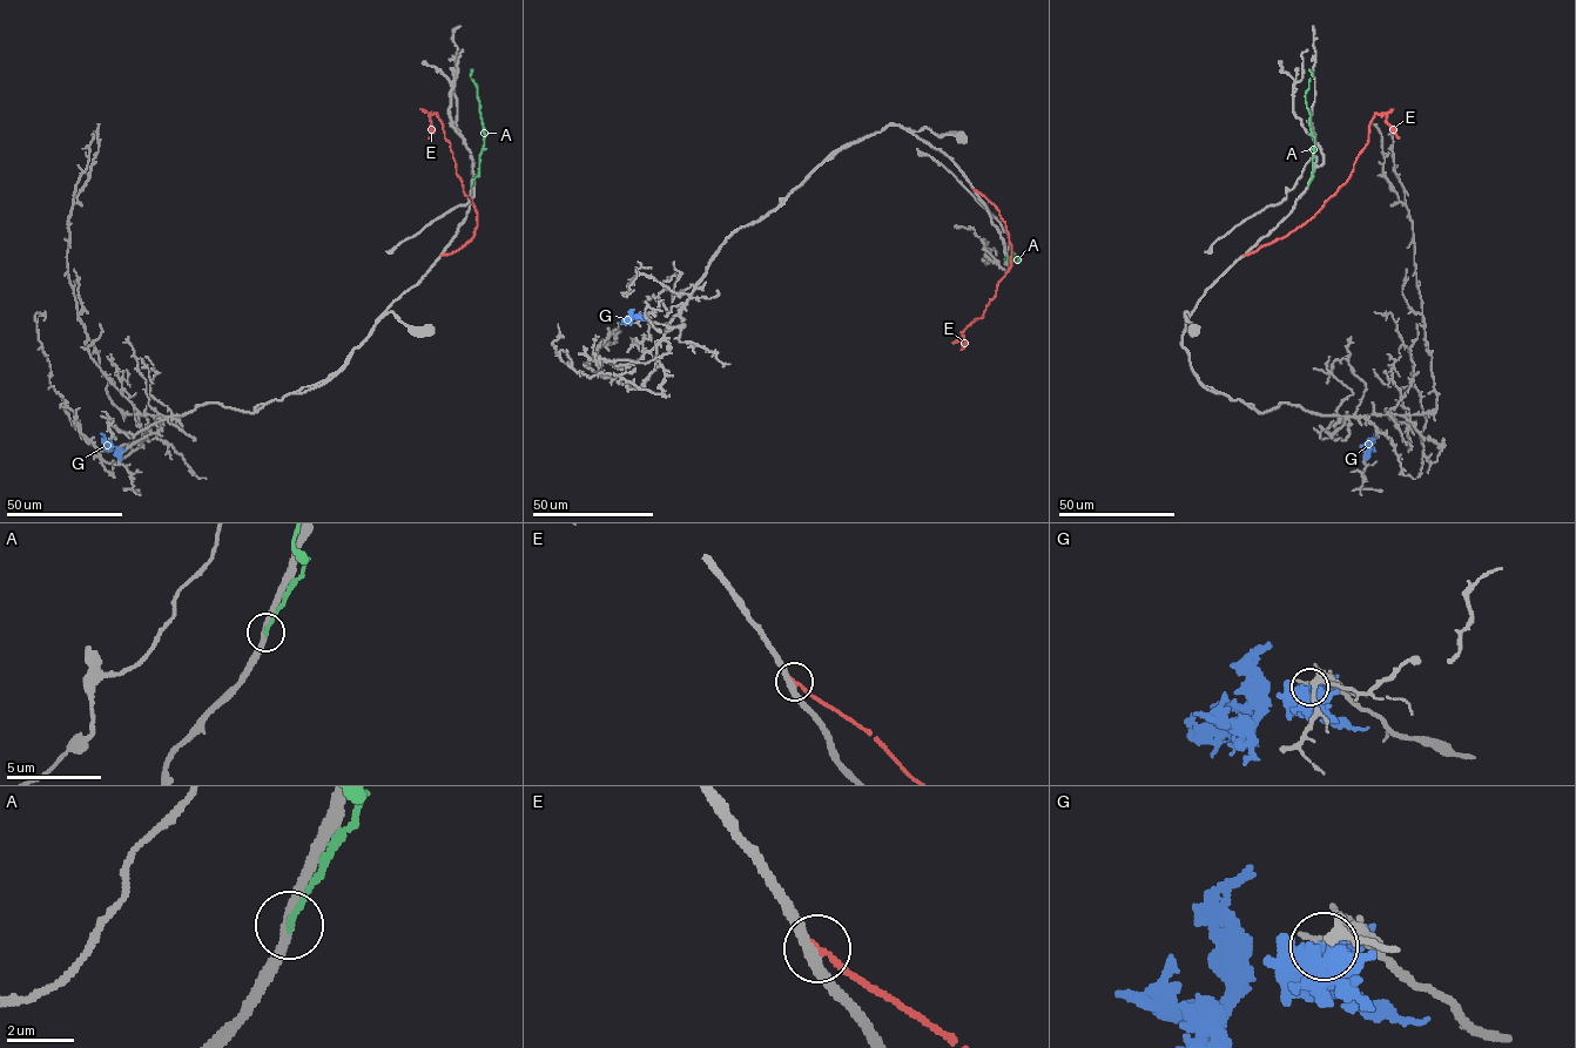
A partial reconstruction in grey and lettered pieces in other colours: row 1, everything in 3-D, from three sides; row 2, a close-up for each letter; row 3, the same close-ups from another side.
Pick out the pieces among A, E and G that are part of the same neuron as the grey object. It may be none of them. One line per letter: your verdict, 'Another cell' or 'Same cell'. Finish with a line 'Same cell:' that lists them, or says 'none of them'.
A: Another cell
E: Another cell
G: Another cell
Same cell: none of them

